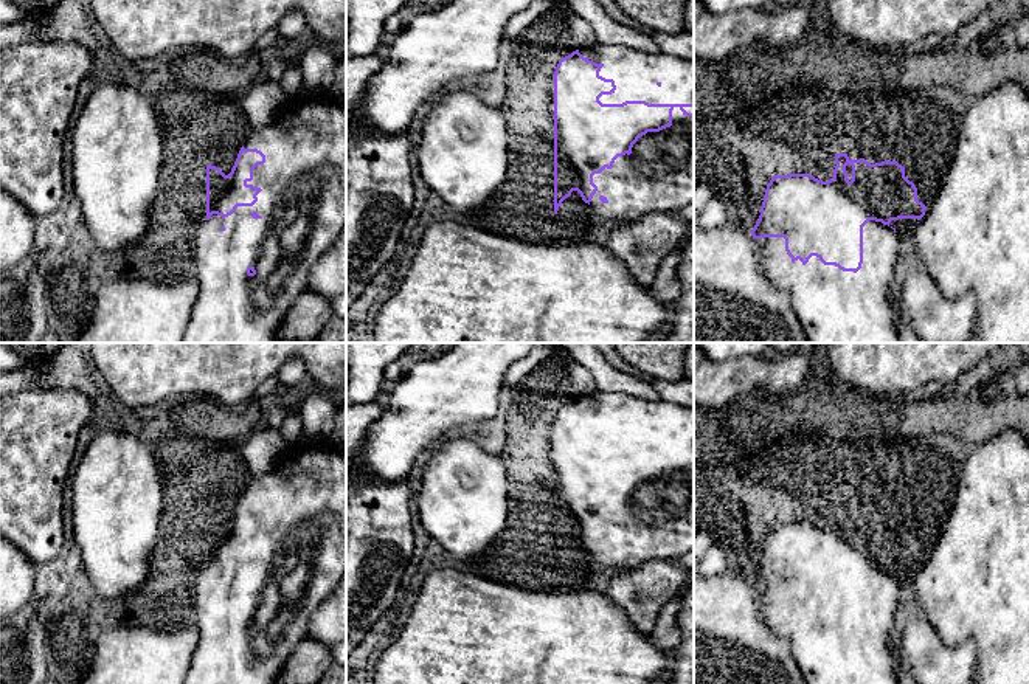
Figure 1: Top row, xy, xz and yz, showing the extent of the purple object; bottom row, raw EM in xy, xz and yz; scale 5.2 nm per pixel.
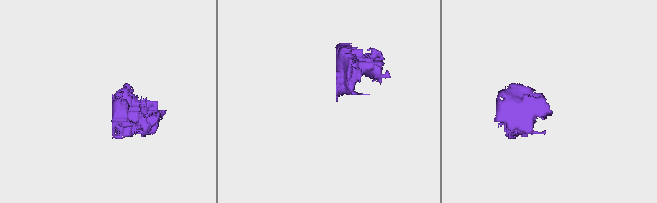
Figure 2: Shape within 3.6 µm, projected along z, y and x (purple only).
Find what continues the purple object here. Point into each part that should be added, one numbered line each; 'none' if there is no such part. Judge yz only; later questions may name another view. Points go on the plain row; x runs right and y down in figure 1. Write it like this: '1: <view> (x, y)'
1: yz (829, 650)

